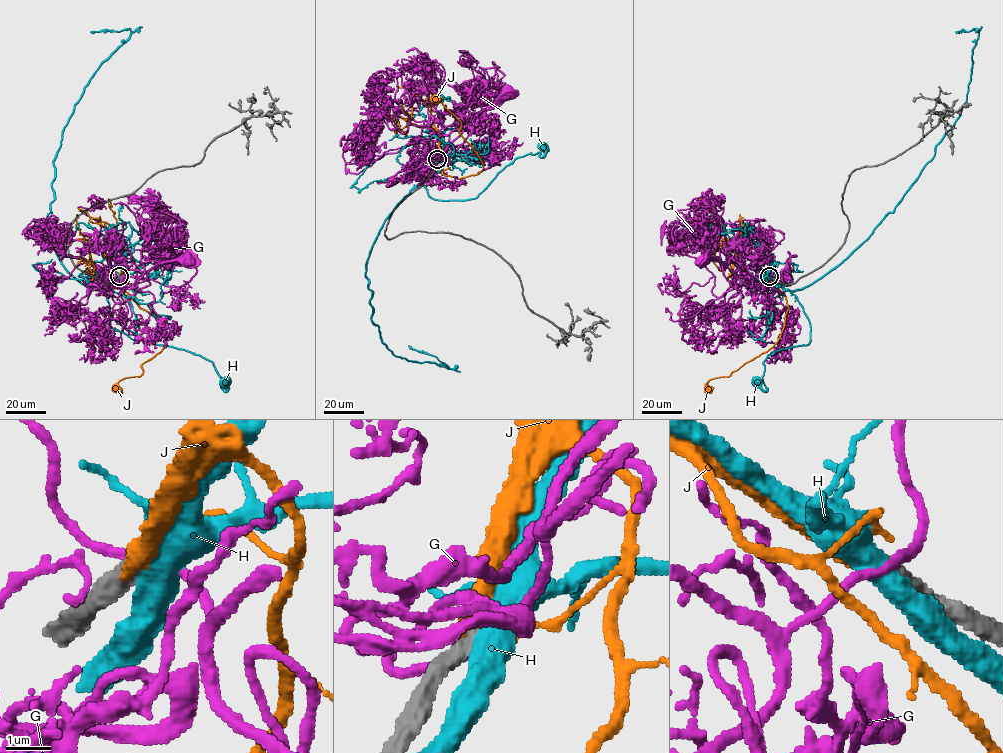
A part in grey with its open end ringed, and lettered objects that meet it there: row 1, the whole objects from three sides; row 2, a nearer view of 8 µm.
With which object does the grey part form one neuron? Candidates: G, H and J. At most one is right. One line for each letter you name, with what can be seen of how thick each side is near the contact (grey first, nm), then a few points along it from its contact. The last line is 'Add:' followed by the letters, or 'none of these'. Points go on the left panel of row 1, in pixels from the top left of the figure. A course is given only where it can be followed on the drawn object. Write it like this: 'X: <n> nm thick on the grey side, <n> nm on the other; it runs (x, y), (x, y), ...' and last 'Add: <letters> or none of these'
J: 440 nm thick on the grey side, 340 nm on the other; it runs (119, 276), (126, 275), (124, 293), (155, 318), (165, 345), (141, 365), (139, 376), (122, 379), (117, 389)
Add: J

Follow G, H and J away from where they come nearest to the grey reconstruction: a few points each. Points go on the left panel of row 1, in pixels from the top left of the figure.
G: (119, 276), (130, 286), (143, 281), (157, 265), (190, 259)
H: (119, 276), (104, 294), (116, 320), (144, 340), (198, 354), (212, 362), (225, 391), (224, 381)
J: (119, 276), (126, 275), (124, 293), (155, 318), (165, 345), (141, 365), (139, 376), (122, 379), (117, 389)

